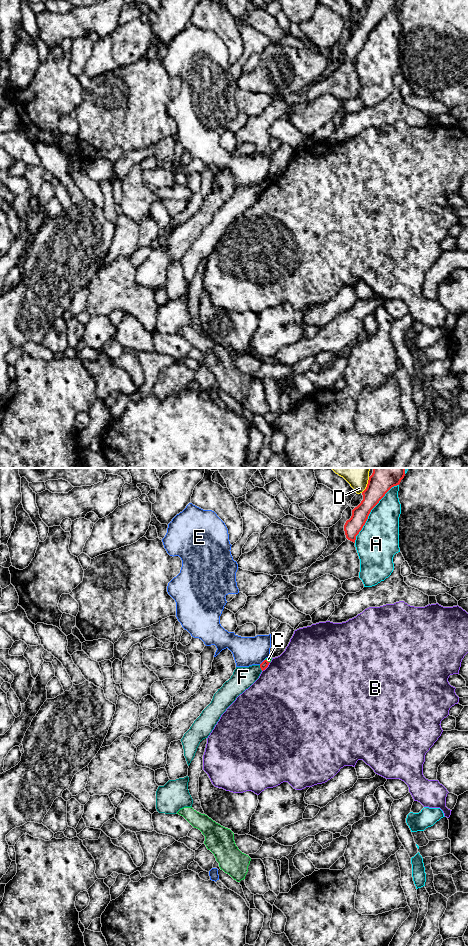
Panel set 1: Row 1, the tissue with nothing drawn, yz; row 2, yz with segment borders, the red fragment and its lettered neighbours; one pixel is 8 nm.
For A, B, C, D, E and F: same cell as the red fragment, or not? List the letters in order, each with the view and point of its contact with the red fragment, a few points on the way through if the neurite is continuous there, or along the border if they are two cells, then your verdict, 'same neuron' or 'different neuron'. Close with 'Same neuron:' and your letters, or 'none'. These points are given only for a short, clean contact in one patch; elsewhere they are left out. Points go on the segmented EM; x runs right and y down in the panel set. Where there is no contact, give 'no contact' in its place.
A: meets red in yz at (370, 511); different neuron
B: meets red in yz at (266, 667); different neuron
C: meets red in yz at (266, 660); border along yz (265, 659), (269, 662); different neuron
D: meets red in yz at (367, 485); different neuron
E: meets red in yz at (262, 662); different neuron
F: meets red in yz at (260, 667); different neuron
Same neuron: none

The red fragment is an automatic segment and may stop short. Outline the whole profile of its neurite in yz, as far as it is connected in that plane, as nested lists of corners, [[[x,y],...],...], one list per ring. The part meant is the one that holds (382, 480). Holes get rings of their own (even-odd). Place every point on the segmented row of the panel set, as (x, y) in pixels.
[[[373,468],[366,489],[362,492],[363,500],[352,510],[352,516],[346,521],[346,538],[355,543],[356,536],[365,525],[371,510],[385,494],[400,484],[405,476],[405,468]]]

